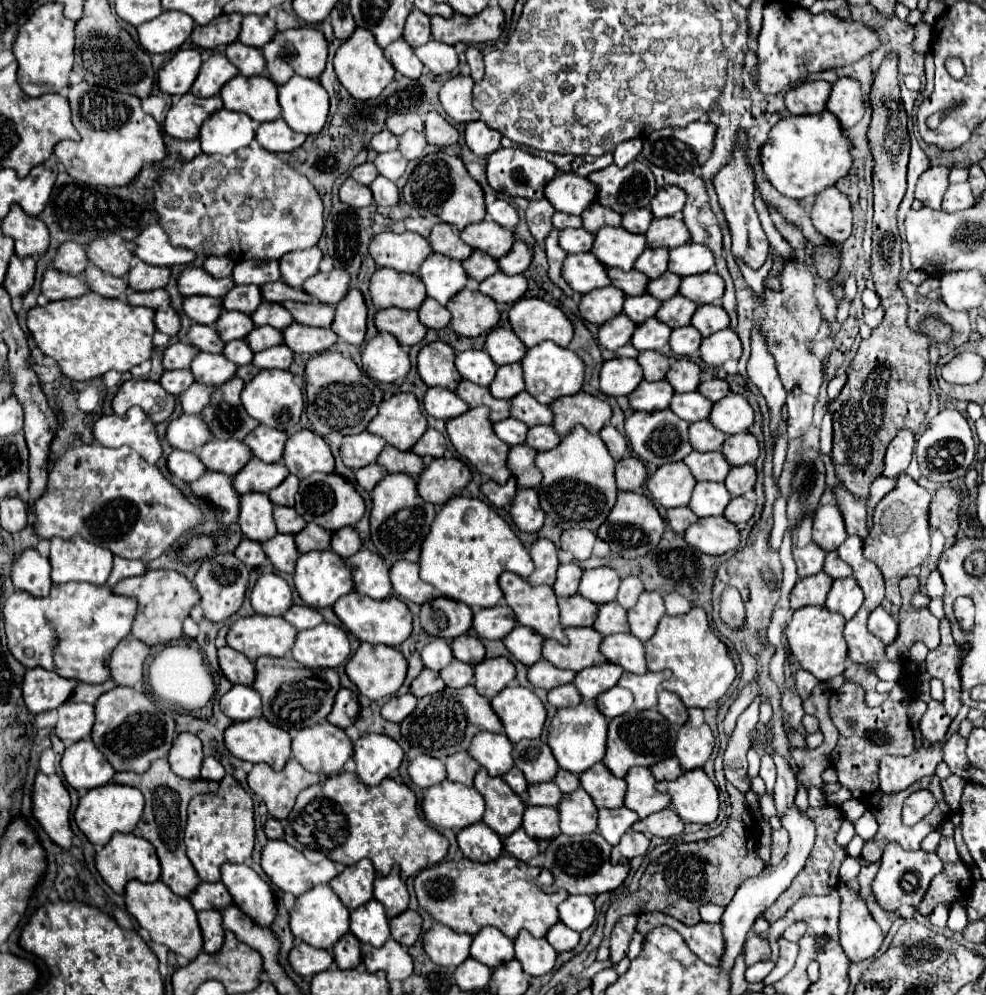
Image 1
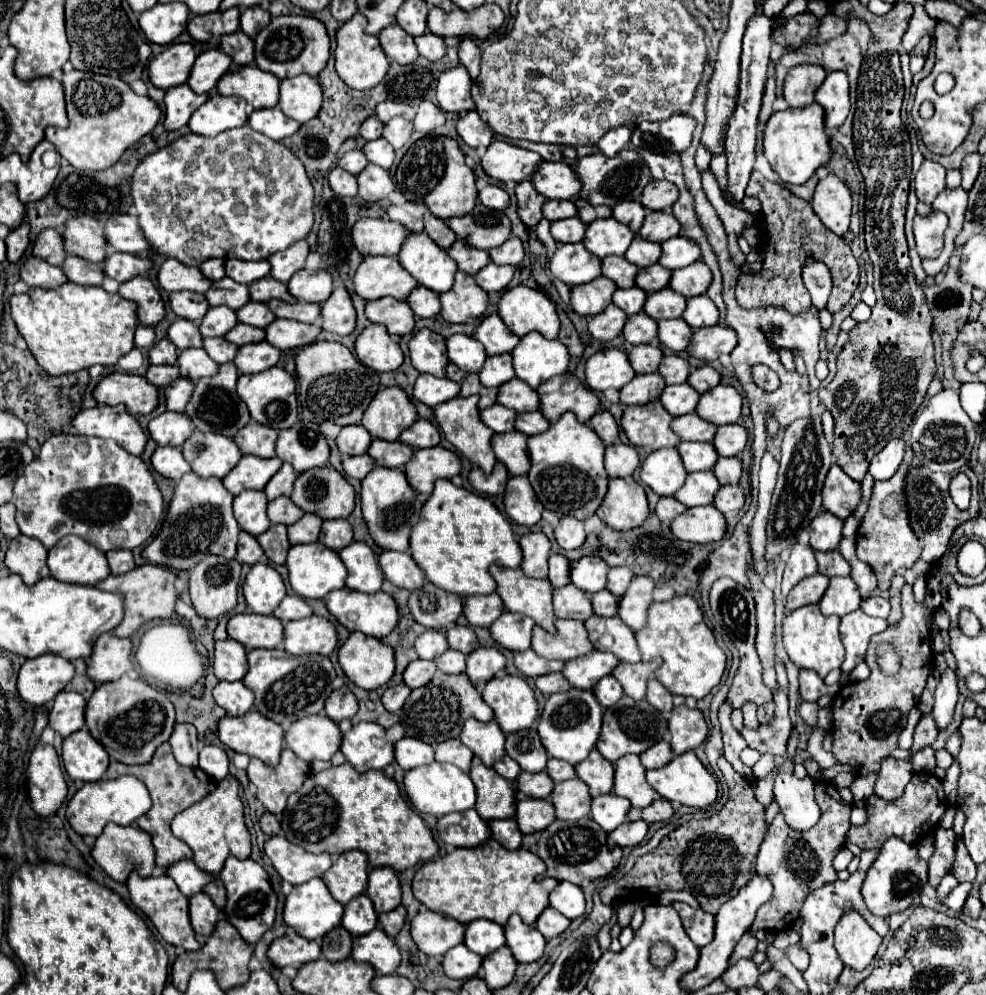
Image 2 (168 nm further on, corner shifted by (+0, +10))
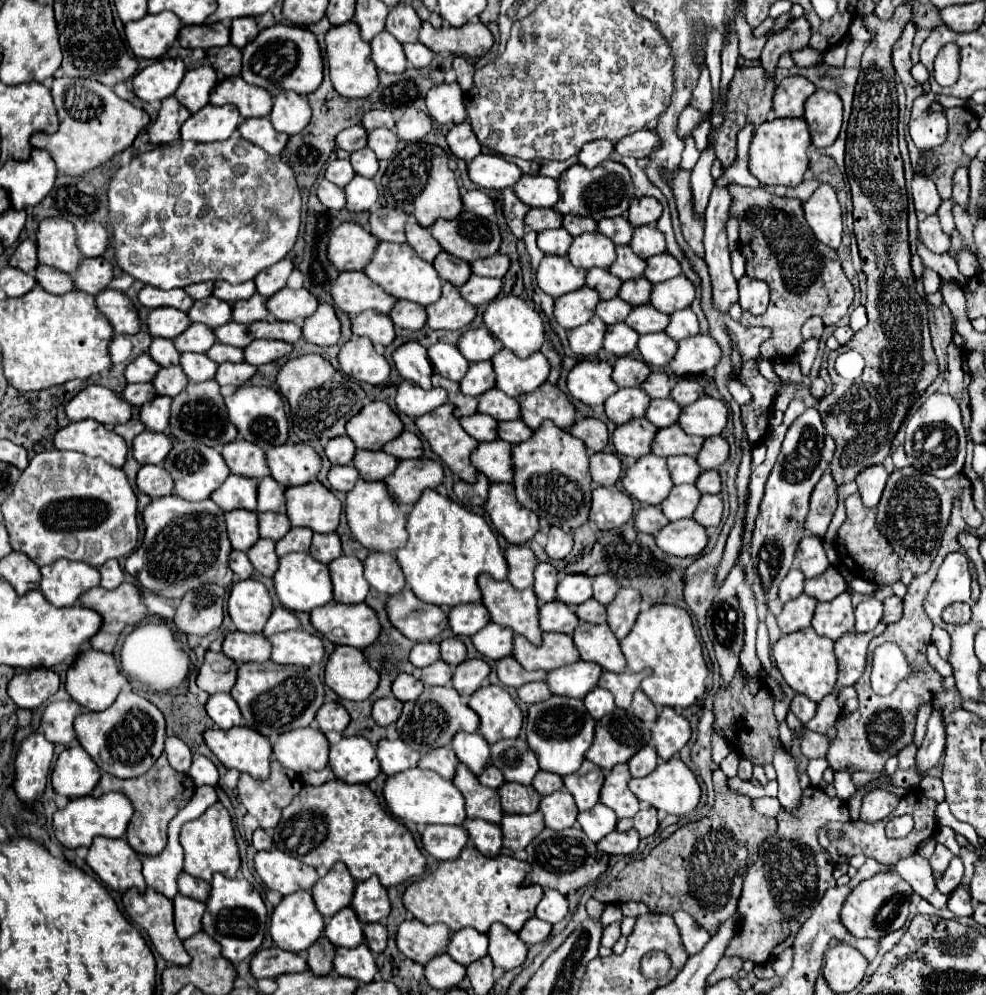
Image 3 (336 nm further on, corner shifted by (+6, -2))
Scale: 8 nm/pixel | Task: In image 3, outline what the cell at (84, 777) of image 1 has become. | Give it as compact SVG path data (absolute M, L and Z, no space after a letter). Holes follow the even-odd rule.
M81 746L65 748L51 772L51 786L67 798L89 796L101 778L99 766L81 750Z

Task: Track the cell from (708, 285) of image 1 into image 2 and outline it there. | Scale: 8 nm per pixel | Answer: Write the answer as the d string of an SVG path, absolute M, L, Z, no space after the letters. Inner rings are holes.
M699 260L687 268L673 270L669 286L675 292L683 294L685 298L693 298L693 296L705 294L707 288L711 286L711 282L713 282L713 274L711 274L709 266L703 260Z

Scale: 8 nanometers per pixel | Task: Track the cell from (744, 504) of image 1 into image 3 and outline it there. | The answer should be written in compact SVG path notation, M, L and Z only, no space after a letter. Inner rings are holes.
M703 494L701 500L699 500L699 506L693 512L693 520L697 520L705 528L719 526L721 512L723 512L721 496L717 496L717 494Z

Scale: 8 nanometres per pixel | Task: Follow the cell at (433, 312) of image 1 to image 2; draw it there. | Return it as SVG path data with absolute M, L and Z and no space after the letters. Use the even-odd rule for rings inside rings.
M417 286L409 294L407 304L411 306L415 316L419 316L419 318L433 318L433 316L437 316L441 312L439 294L435 294L433 290L427 290L425 286Z

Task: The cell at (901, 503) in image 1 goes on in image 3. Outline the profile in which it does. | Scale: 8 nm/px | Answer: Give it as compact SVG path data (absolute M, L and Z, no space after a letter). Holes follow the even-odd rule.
M853 494L853 496L845 498L845 510L847 510L847 518L841 524L841 528L837 530L837 542L835 542L841 564L853 576L869 578L877 586L897 582L899 580L899 574L897 574L899 558L893 554L889 542L885 542L885 538L881 538L881 532L875 528L877 510L865 510L865 506L861 506L861 496L859 494Z

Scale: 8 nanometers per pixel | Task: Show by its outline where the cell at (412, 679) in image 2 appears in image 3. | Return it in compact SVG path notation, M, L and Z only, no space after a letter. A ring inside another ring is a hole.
M399 674L397 680L393 682L393 694L401 700L401 702L409 702L415 700L423 690L423 682L415 680L411 674Z

